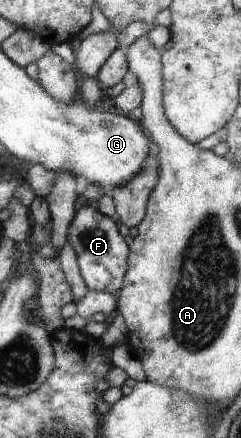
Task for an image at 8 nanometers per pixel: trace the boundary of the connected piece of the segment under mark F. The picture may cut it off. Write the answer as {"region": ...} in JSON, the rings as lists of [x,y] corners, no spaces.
{"region":[[[89,202],[78,207],[67,234],[68,245],[74,249],[85,285],[90,291],[114,296],[122,288],[130,252],[129,245],[116,225],[109,216],[102,214],[94,203]]]}

